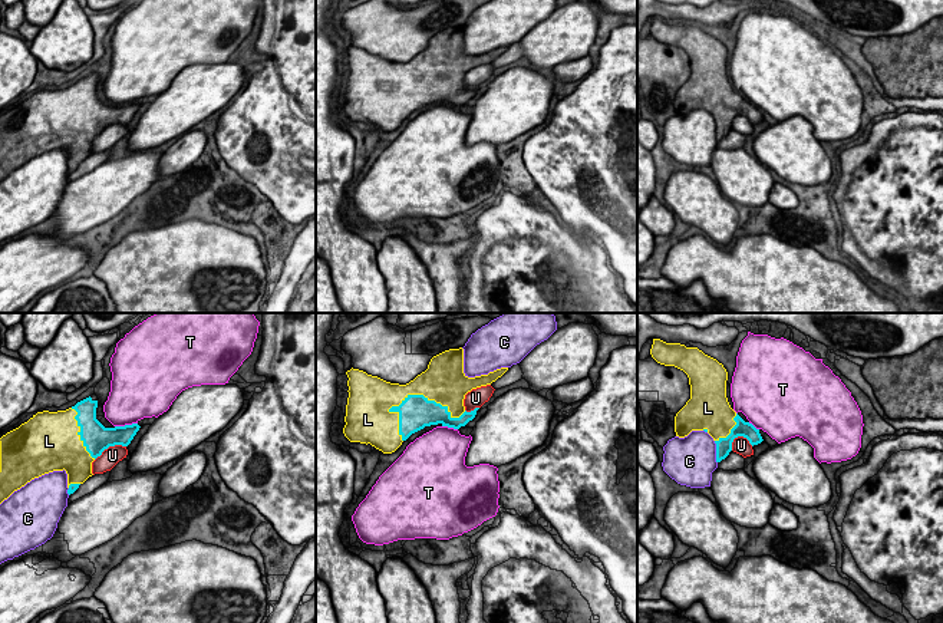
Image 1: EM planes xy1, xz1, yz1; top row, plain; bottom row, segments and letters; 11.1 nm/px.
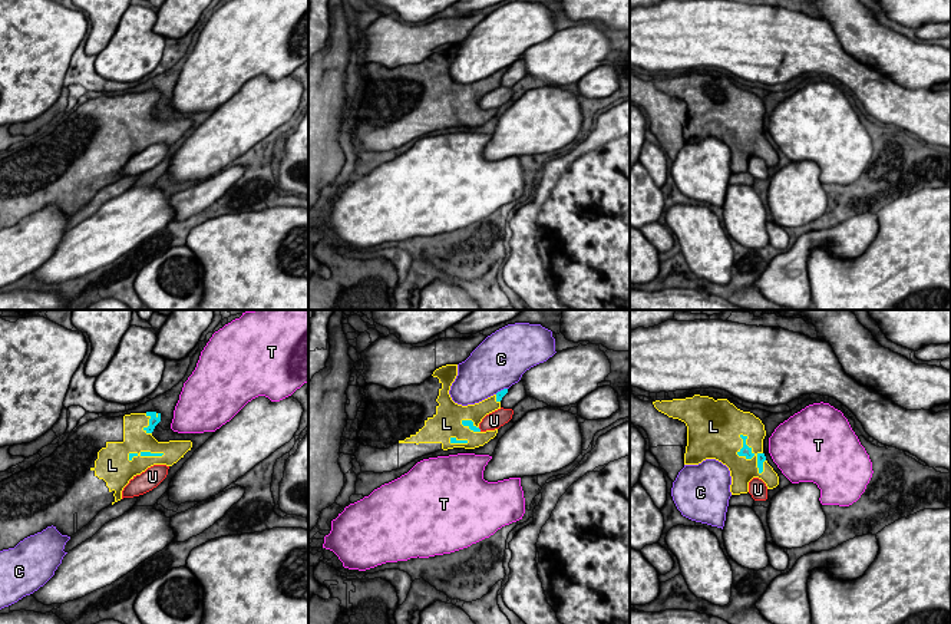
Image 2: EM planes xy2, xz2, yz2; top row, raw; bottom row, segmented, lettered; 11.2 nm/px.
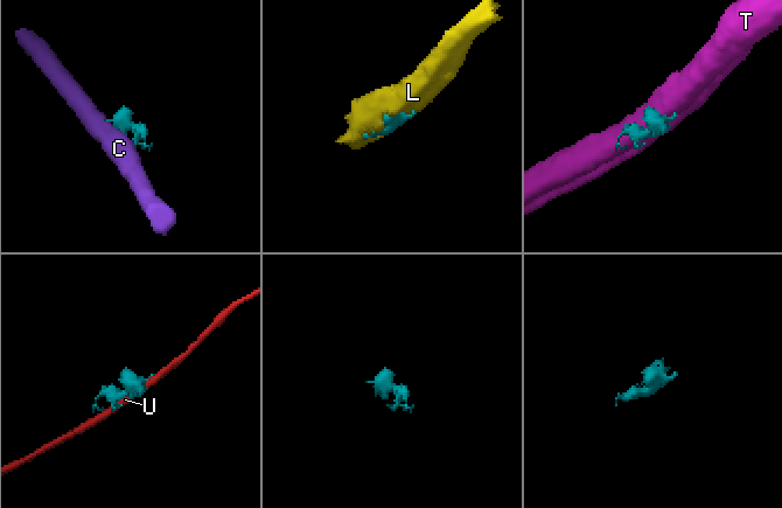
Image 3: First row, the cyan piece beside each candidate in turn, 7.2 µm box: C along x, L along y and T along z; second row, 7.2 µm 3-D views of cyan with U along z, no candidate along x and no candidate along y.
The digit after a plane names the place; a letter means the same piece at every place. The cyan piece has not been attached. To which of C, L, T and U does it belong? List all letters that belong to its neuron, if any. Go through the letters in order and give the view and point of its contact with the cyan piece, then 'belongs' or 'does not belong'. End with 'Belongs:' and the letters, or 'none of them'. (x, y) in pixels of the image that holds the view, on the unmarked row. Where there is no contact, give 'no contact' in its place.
C: meets cyan in yz1 at (716, 131); does not belong
L: meets cyan in xz1 at (427, 76); belongs
T: meets cyan in xy1 at (125, 104); does not belong
U: meets cyan in xy1 at (109, 124); does not belong
Belongs: L

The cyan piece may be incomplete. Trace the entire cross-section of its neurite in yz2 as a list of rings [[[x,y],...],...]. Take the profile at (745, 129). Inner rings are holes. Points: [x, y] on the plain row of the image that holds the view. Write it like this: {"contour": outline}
{"contour": [[[694,73],[686,77],[656,79],[654,86],[668,96],[678,98],[687,105],[687,125],[684,143],[699,143],[706,138],[716,138],[730,149],[732,174],[749,171],[749,161],[753,156],[762,158],[767,168],[779,164],[779,155],[767,142],[763,132],[763,118],[766,115],[765,103],[750,90],[737,88],[727,77]]]}

